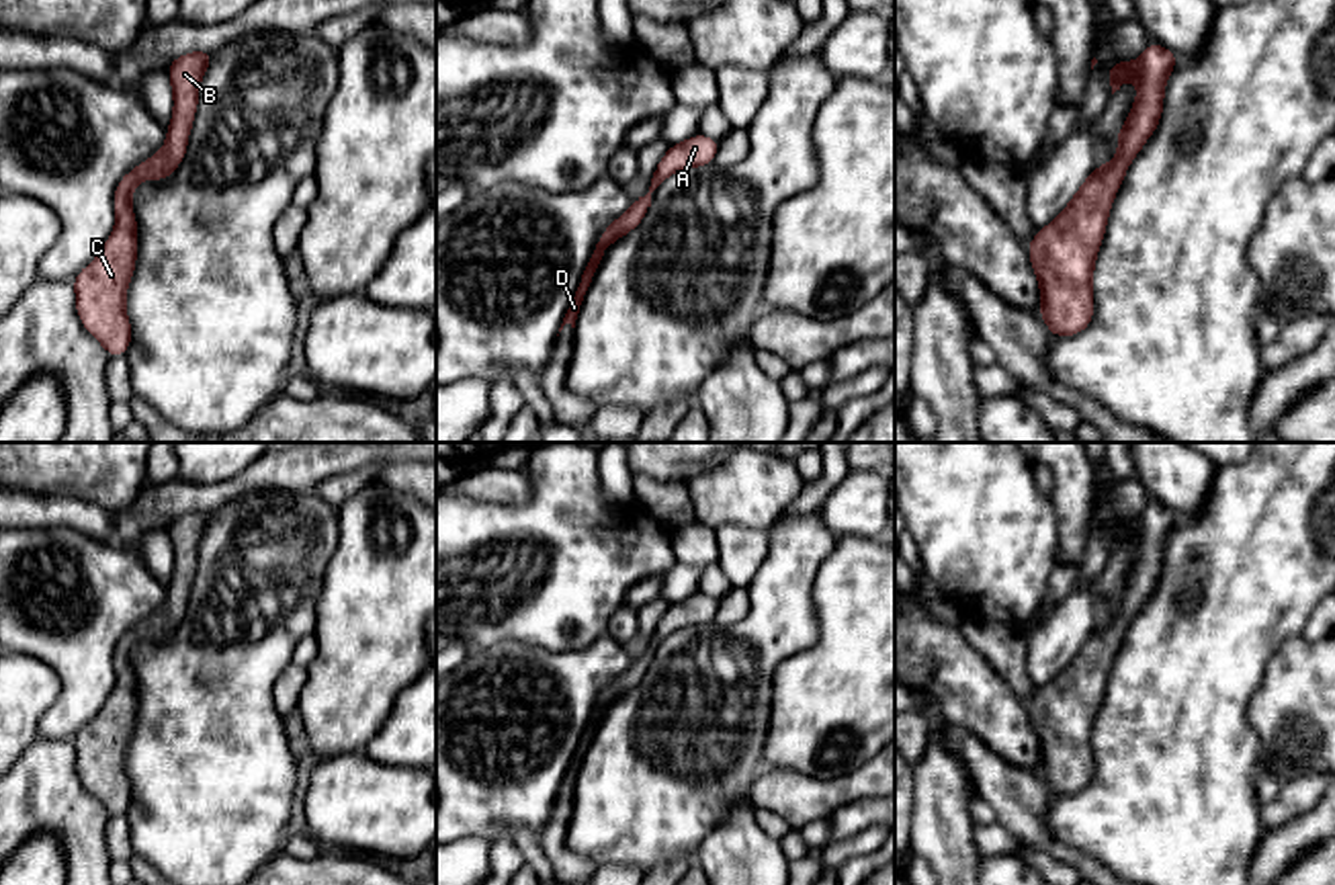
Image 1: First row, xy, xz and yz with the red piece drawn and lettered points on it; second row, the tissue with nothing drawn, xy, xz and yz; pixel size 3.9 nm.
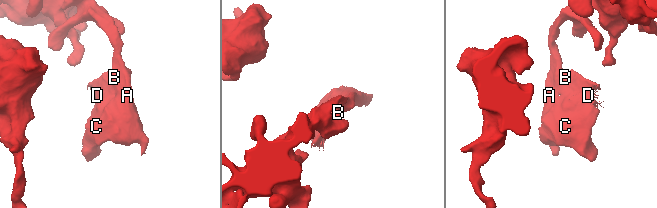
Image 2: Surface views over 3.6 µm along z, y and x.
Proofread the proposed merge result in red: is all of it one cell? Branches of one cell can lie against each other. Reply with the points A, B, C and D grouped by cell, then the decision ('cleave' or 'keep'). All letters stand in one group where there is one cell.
A B C D; keep

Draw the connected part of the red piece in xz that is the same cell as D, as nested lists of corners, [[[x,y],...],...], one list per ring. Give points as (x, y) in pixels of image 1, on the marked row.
[[[702,133],[670,145],[670,150],[665,152],[665,156],[659,160],[653,178],[651,178],[651,186],[649,193],[645,197],[639,197],[633,201],[633,205],[629,207],[627,213],[622,213],[620,217],[616,217],[612,221],[610,227],[606,227],[600,236],[598,236],[598,244],[596,250],[582,275],[582,283],[575,291],[575,297],[563,318],[563,324],[559,328],[559,332],[563,330],[565,324],[569,324],[571,328],[575,328],[575,320],[579,313],[579,305],[584,301],[584,295],[592,283],[592,277],[604,256],[604,250],[614,244],[618,238],[622,238],[625,234],[633,231],[635,227],[639,227],[639,223],[643,221],[645,213],[651,207],[651,193],[665,180],[670,178],[674,172],[678,170],[688,170],[688,168],[698,168],[698,166],[706,166],[715,162],[719,150],[719,139],[715,137],[706,137]]]

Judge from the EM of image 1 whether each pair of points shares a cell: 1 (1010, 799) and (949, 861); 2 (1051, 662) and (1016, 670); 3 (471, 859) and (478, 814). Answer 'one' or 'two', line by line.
1: two
2: two
3: two

